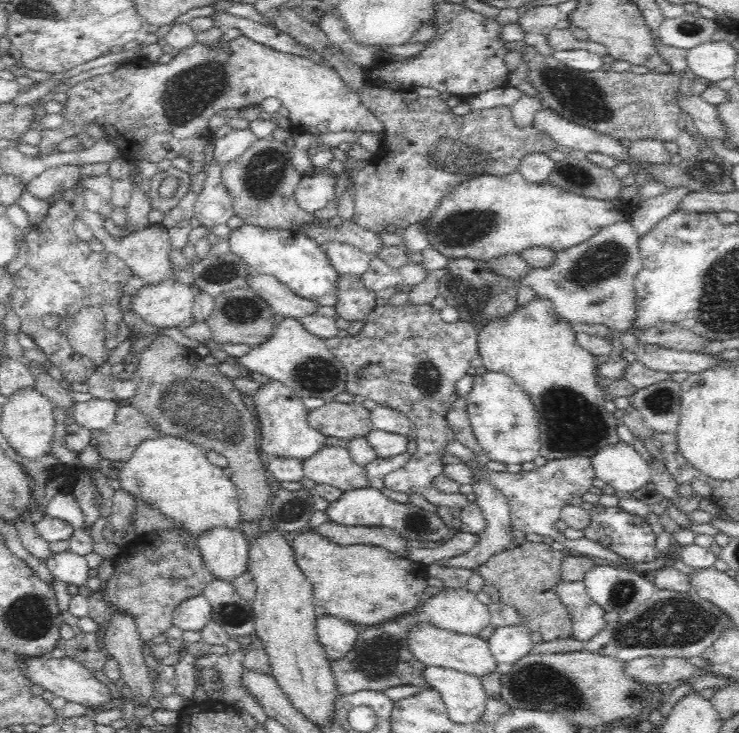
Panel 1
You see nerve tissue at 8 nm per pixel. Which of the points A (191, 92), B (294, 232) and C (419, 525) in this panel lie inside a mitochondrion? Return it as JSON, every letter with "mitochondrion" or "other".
{"A":"mitochondrion","B":"other","C":"mitochondrion"}

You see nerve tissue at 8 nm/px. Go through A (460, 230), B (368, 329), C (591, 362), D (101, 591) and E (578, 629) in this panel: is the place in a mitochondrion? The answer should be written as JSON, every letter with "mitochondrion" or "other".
{"A":"mitochondrion","B":"other","C":"other","D":"other","E":"other"}

